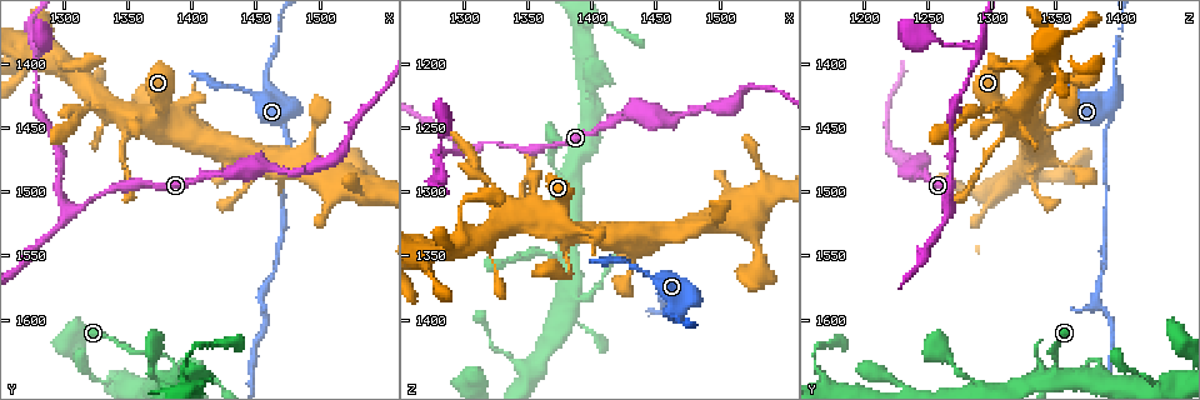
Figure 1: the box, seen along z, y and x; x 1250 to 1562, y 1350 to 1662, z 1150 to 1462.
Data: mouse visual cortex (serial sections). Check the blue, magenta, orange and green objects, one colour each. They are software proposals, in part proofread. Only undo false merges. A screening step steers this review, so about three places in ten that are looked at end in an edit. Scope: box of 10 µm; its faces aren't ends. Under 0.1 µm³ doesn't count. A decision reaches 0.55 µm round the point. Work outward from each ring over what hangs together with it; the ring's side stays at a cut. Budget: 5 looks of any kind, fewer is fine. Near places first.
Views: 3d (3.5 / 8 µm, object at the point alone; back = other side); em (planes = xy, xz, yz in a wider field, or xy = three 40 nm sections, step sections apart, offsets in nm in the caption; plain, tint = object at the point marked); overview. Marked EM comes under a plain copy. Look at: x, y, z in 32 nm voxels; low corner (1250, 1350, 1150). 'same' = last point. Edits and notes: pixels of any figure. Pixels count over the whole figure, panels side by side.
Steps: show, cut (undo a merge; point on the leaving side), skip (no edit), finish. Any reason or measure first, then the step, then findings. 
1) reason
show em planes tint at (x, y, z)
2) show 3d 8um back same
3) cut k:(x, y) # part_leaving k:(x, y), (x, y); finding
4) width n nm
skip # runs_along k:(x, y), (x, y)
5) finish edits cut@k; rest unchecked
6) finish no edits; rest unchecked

sudden change in width
show 3d 3.5um at (1456, 1416, 1396)

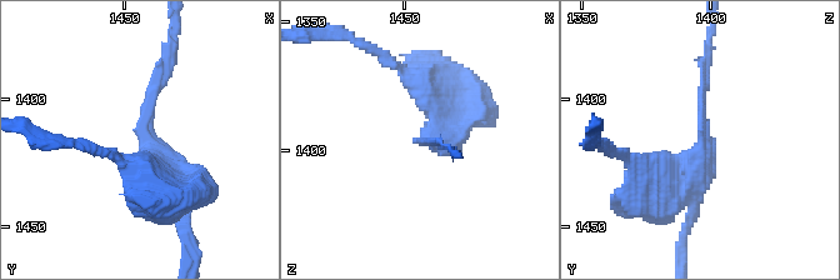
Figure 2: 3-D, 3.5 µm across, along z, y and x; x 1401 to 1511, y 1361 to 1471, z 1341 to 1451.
show em xy step 3 tint at (1458, 1414, 1398)

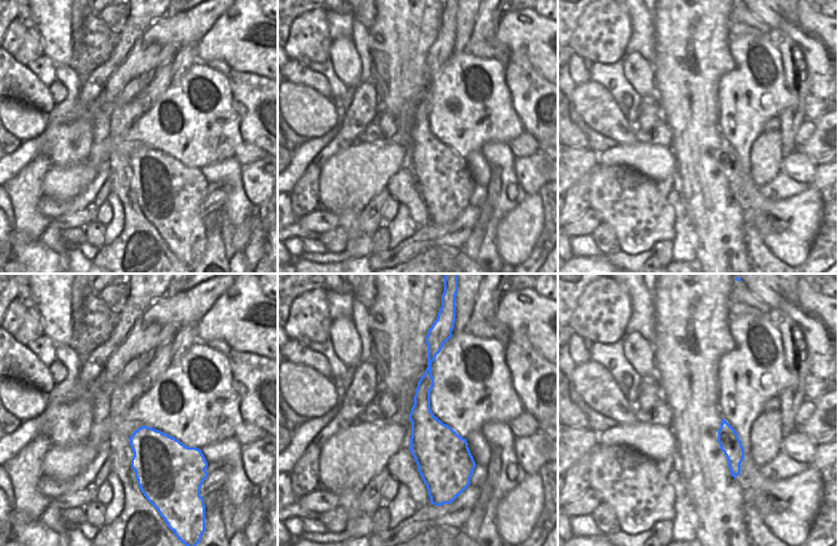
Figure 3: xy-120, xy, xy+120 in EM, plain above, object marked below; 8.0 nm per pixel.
cut it another way
show em planes tint same

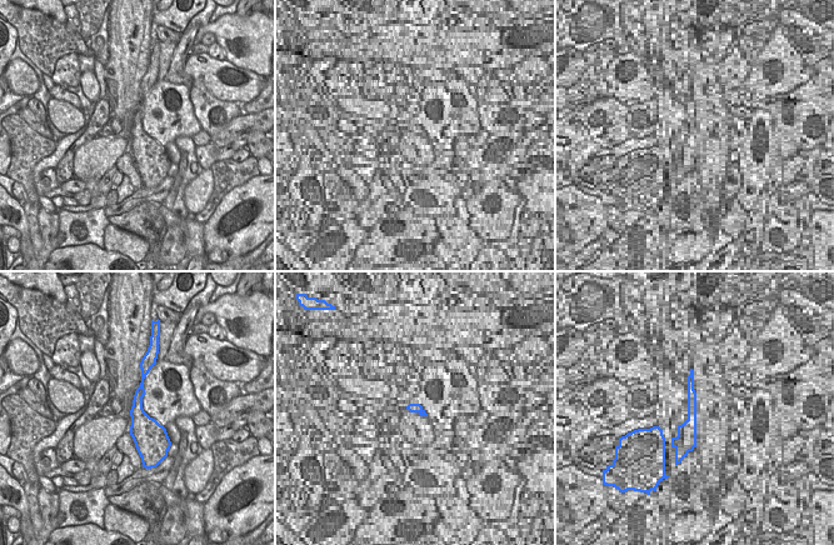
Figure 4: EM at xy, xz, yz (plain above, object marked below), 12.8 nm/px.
cut 2:(144, 114) # a second cell is stuck on

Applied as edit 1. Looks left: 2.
abrupt turn
show 3d 3.5um at (1396, 1632, 1382)

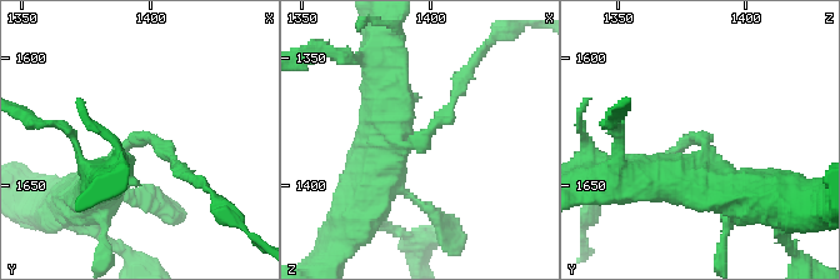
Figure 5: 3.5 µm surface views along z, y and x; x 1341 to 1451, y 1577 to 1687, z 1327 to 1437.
arm_widths 150, 450 nm; shape alone is not enough
show em xy step 2 tint at (1394, 1631, 1382)

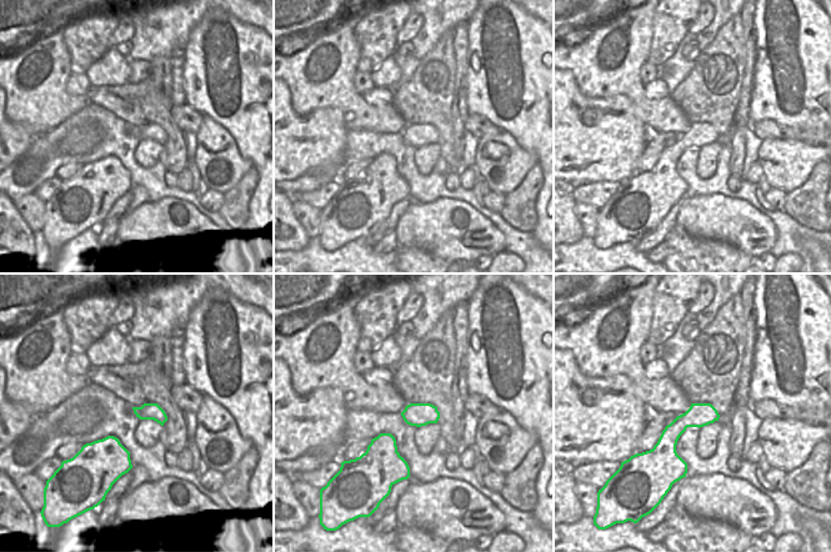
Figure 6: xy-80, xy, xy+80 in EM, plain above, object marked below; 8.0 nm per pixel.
cut 5:(166, 146) # border 6:(677, 416), (684, 427), (692, 426); two cells meet here

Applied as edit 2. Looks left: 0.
finish edits cut@2, cut@5; rest unchecked

